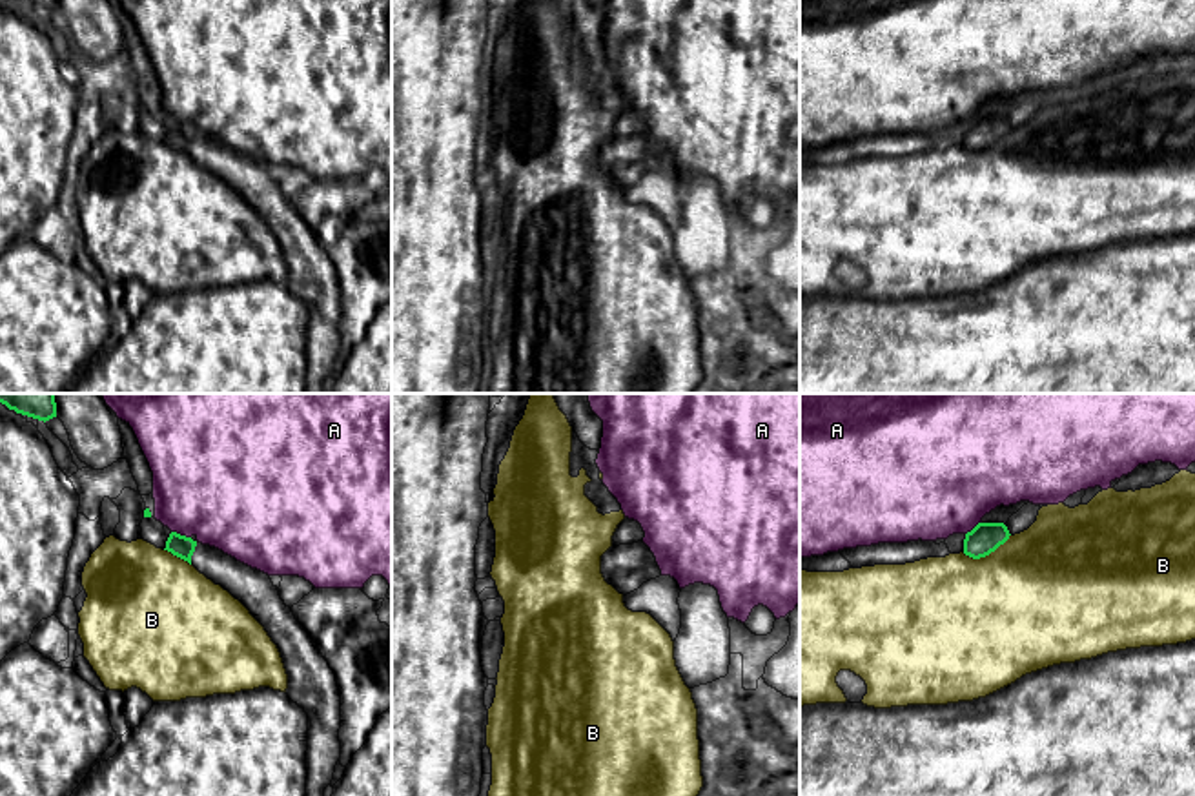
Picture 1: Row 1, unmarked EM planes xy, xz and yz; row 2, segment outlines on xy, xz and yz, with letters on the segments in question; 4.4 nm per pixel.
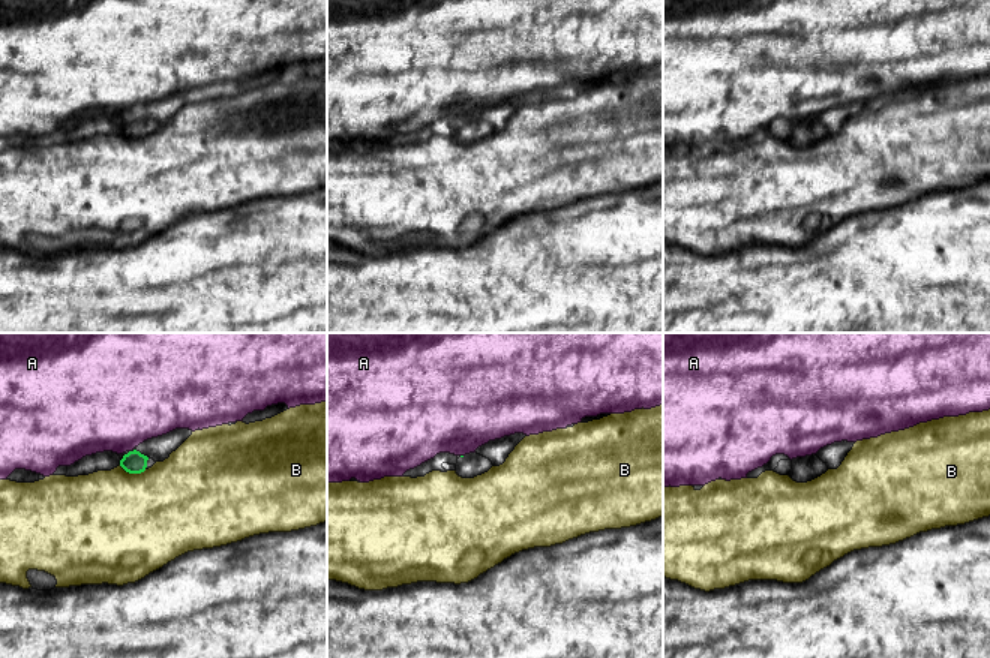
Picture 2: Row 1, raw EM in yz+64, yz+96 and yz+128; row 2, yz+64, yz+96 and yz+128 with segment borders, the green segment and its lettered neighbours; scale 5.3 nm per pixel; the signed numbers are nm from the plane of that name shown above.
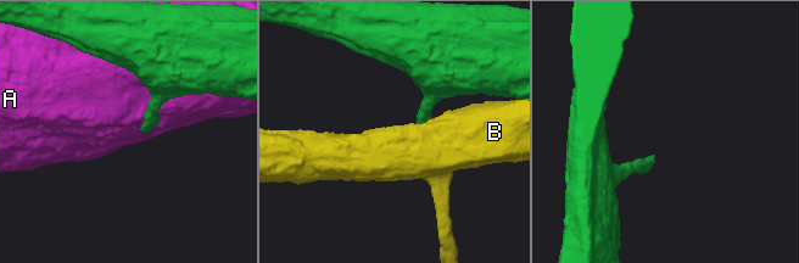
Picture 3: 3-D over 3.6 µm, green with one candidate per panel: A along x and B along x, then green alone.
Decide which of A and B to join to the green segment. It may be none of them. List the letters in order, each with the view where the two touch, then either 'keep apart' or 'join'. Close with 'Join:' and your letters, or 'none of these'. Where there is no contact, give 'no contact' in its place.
A: contact in xy; keep apart
B: contact in yz; keep apart
Join: none of these

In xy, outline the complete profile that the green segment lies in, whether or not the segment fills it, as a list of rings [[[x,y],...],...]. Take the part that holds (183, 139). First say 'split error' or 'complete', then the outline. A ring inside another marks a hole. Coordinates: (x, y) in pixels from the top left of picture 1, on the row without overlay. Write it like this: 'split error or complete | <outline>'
split error | [[[177,124],[169,126],[164,142],[239,191],[277,237],[288,266],[286,286],[308,306],[306,392],[324,393],[341,350],[341,288],[317,235],[284,197],[268,166]]]

